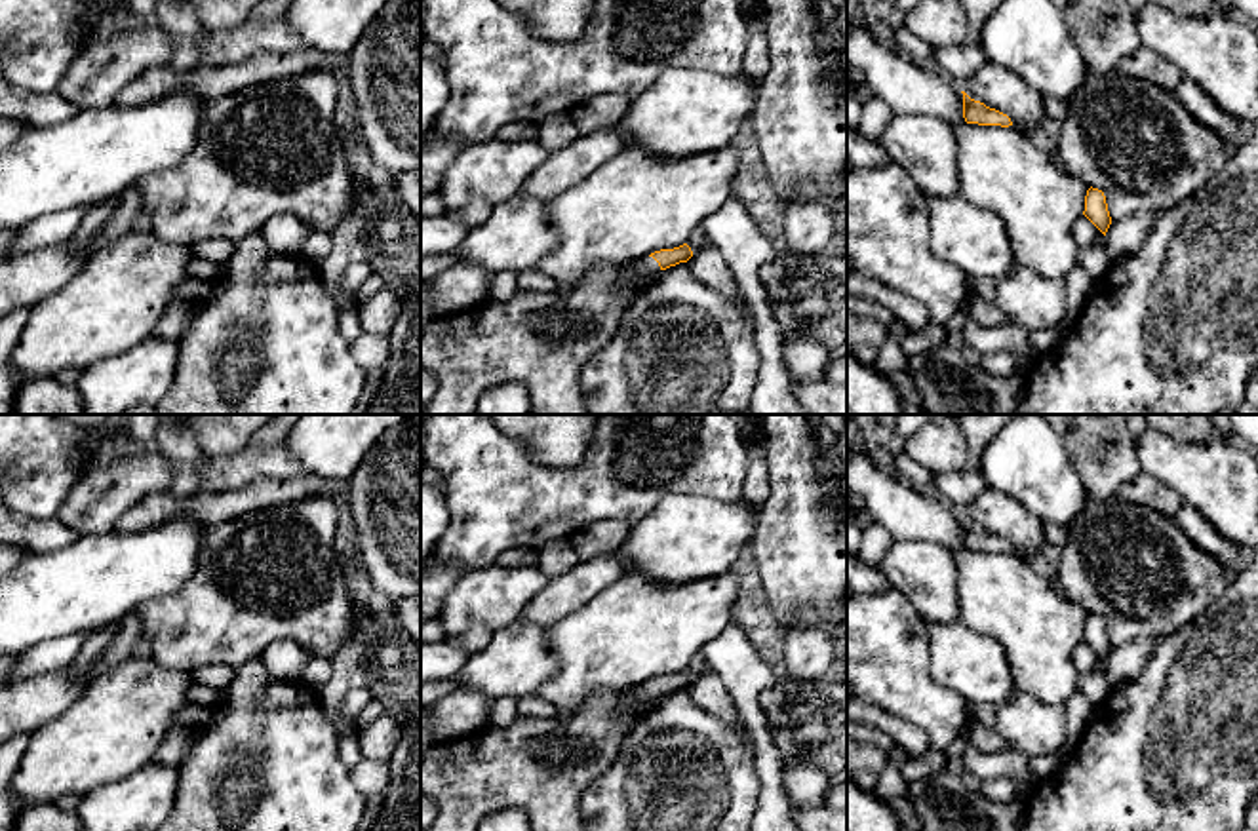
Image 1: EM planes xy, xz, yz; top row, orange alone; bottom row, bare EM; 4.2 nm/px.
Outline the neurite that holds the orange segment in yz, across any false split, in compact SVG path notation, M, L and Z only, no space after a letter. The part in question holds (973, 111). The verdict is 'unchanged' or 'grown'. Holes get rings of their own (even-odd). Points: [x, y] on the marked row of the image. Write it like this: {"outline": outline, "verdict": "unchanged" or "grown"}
{"outline": "M965 91L963 93L963 118L967 124L978 126L1012 126L1011 118L995 108L986 106L980 101L971 99Z", "verdict": "unchanged"}

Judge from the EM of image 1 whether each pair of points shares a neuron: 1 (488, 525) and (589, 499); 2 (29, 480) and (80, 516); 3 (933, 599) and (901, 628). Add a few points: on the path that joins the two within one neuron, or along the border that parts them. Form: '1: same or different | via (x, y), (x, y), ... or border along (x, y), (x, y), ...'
1: same | via (512, 502), (564, 501)
2: different | border along (82, 476), (54, 516)
3: different | border along (889, 584), (927, 624)

